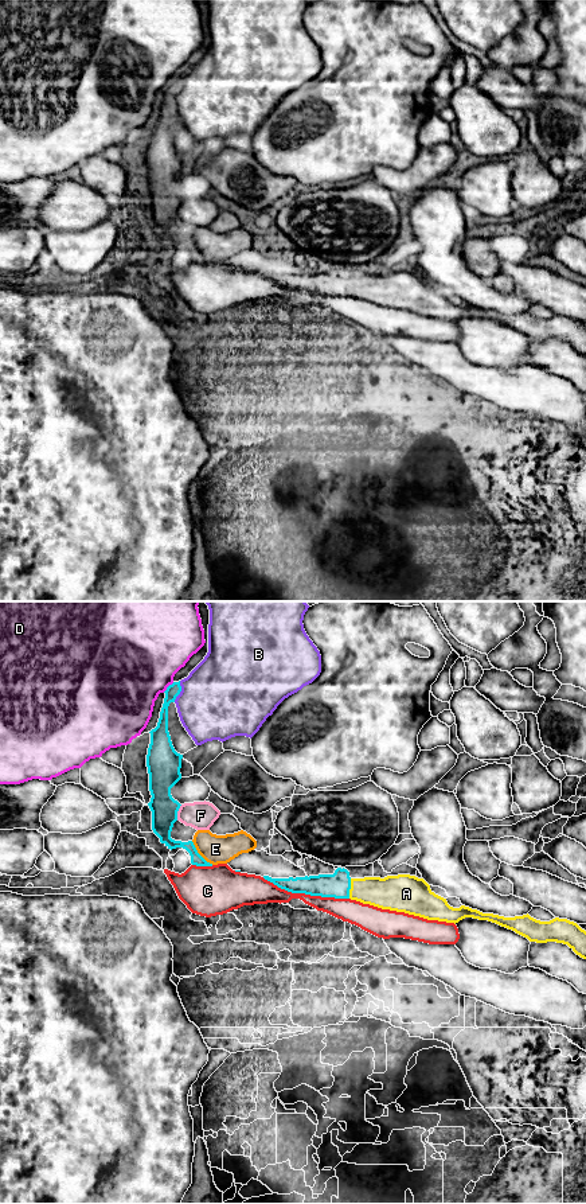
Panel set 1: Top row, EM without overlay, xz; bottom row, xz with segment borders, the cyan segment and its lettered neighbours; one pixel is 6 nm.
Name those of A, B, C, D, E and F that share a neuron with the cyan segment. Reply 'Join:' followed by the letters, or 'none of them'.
Join: A

